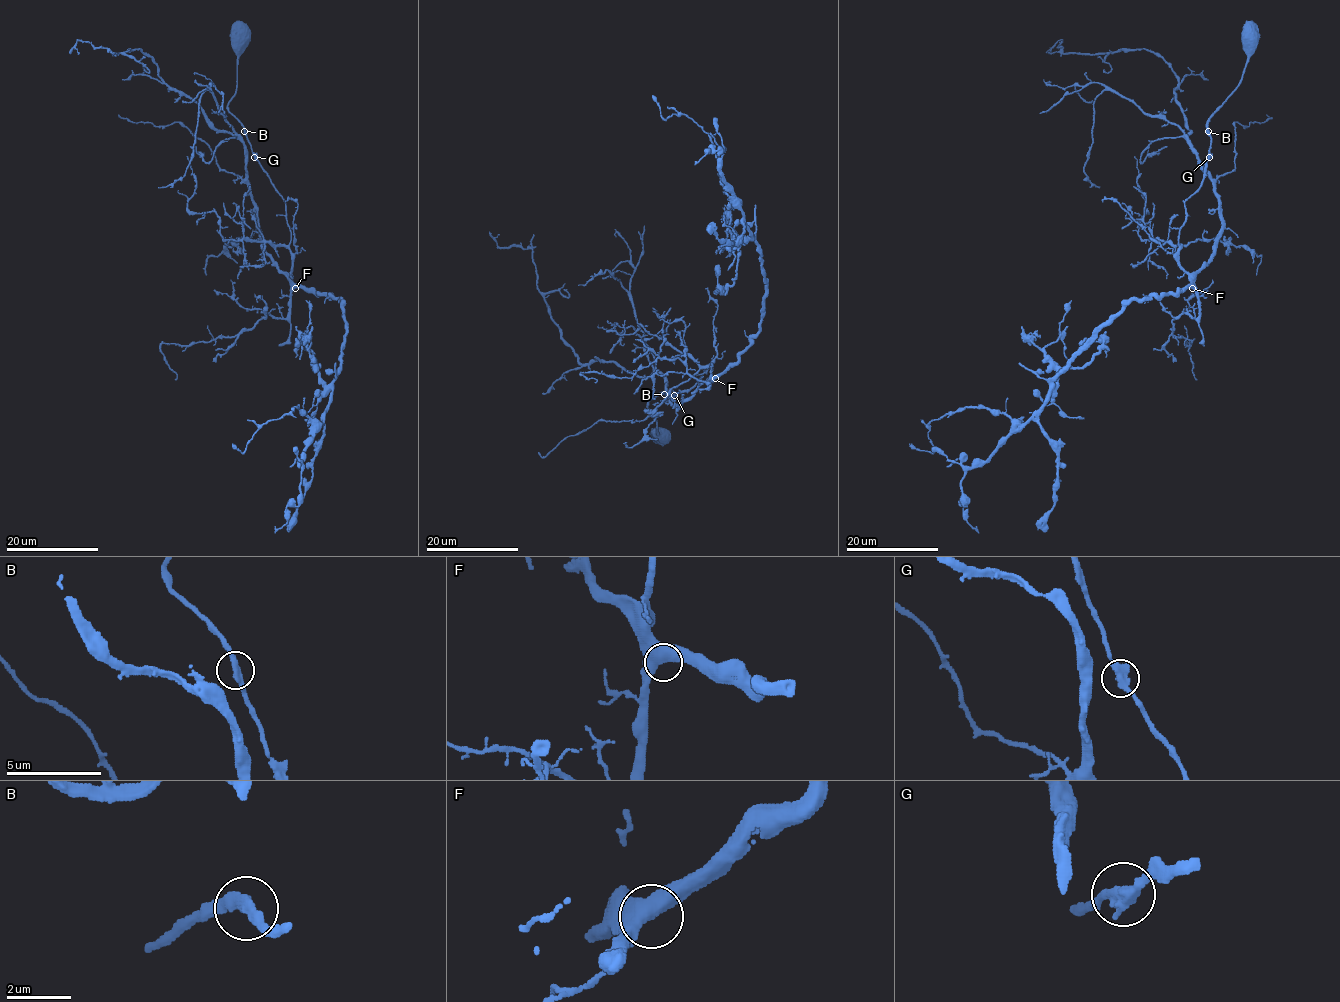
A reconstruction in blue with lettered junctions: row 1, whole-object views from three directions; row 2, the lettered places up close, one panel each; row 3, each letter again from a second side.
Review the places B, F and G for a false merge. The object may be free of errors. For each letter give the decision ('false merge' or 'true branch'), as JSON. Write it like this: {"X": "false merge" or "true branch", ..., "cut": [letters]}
{"B": "true branch", "F": "true branch", "G": "true branch", "cut": []}

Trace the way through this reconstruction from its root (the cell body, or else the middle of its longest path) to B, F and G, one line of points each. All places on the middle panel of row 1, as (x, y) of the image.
B: (660, 435), (647, 404), (664, 393)
F: (660, 435), (647, 404), (661, 393), (670, 397), (687, 391), (709, 365), (715, 378)
G: (660, 435), (647, 404), (661, 393), (667, 397), (675, 394)

